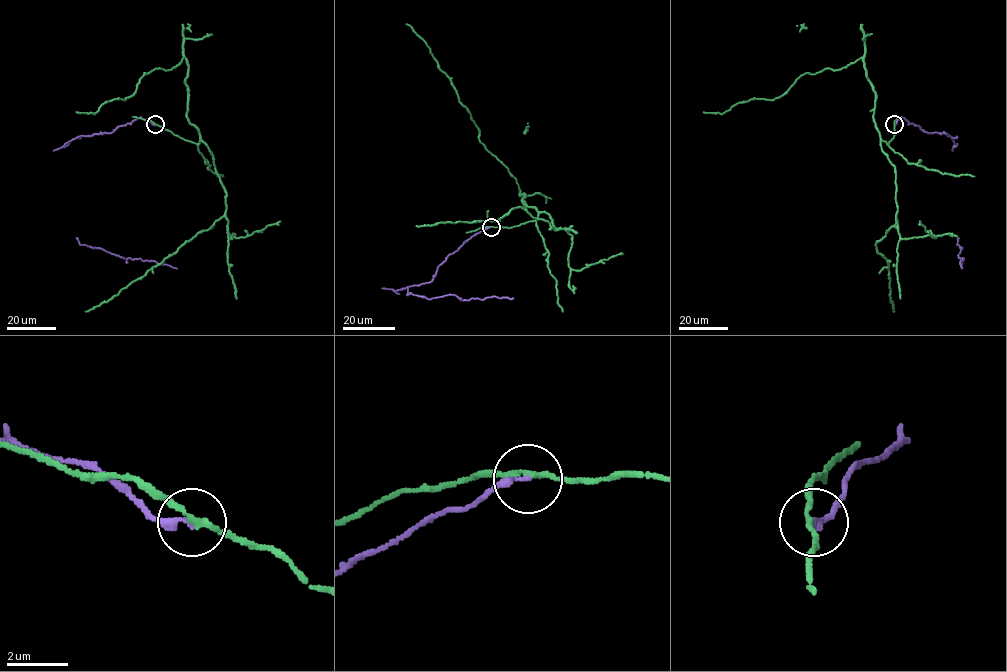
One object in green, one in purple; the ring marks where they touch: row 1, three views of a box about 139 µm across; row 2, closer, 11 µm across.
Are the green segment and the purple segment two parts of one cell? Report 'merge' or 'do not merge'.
do not merge

